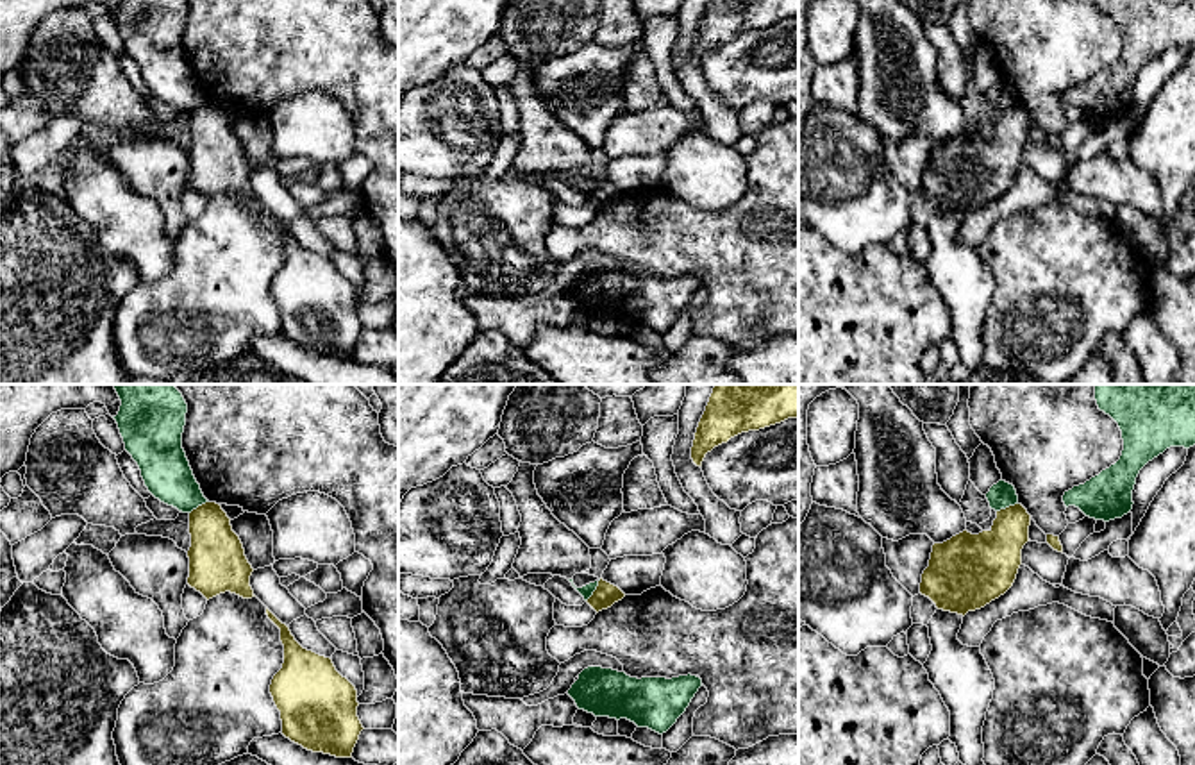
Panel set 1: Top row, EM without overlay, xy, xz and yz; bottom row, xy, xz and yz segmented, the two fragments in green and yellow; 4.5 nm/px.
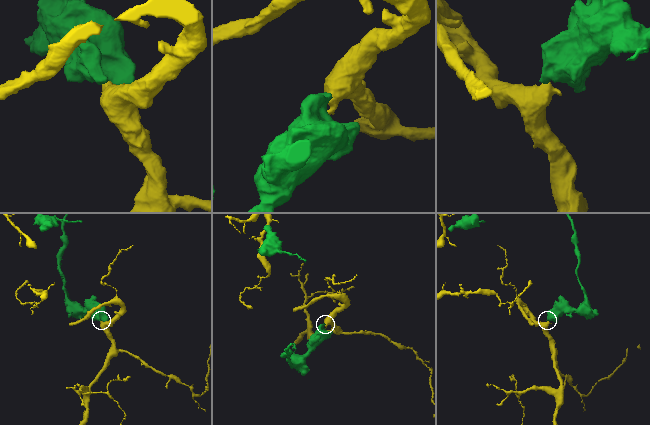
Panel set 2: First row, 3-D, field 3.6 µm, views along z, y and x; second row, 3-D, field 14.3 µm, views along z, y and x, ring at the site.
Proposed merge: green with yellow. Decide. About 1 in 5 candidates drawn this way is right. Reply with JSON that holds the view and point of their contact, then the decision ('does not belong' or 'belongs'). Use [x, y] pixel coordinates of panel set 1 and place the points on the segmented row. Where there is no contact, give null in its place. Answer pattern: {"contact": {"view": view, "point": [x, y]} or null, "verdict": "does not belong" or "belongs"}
{"contact": {"view": "xz", "point": [595, 588]}, "verdict": "does not belong"}

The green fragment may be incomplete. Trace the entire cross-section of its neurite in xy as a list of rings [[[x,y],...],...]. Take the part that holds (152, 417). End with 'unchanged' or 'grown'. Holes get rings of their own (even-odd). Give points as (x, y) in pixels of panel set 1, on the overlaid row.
[[[173,384],[113,386],[121,400],[113,418],[148,492],[182,513],[209,502],[182,449],[188,413],[182,393]]] | unchanged

